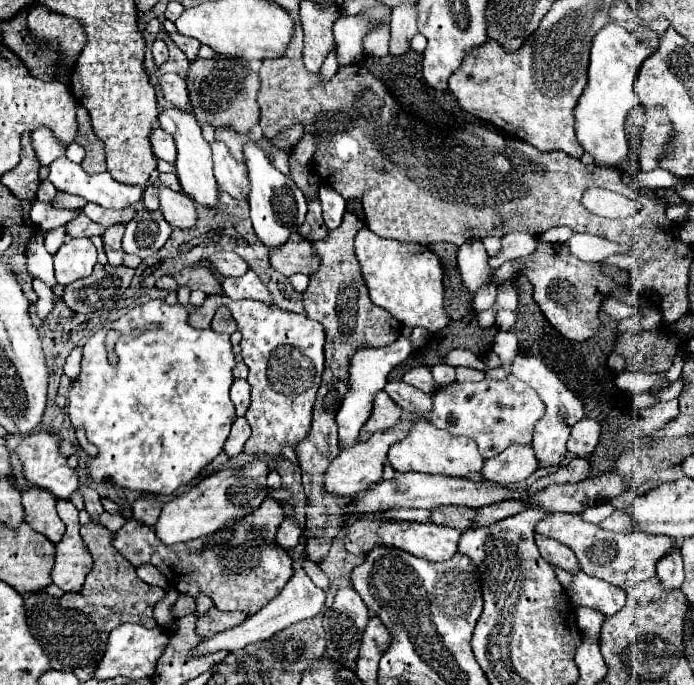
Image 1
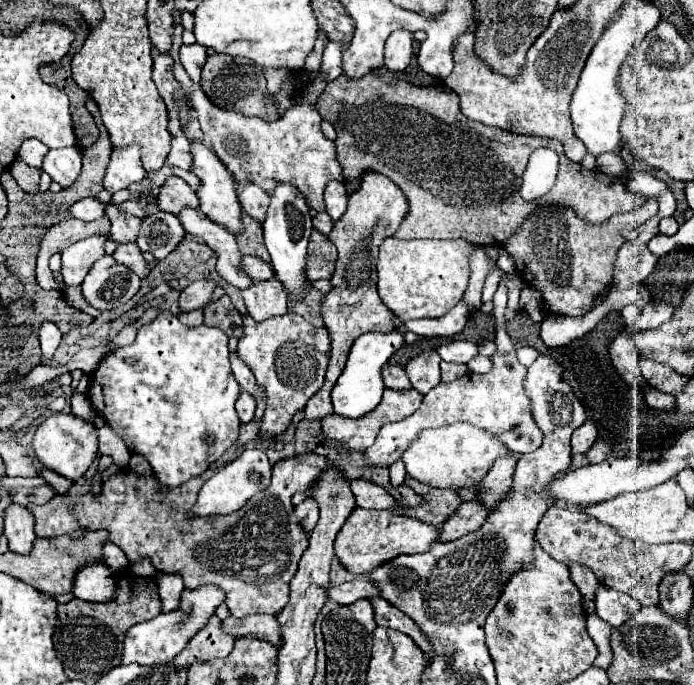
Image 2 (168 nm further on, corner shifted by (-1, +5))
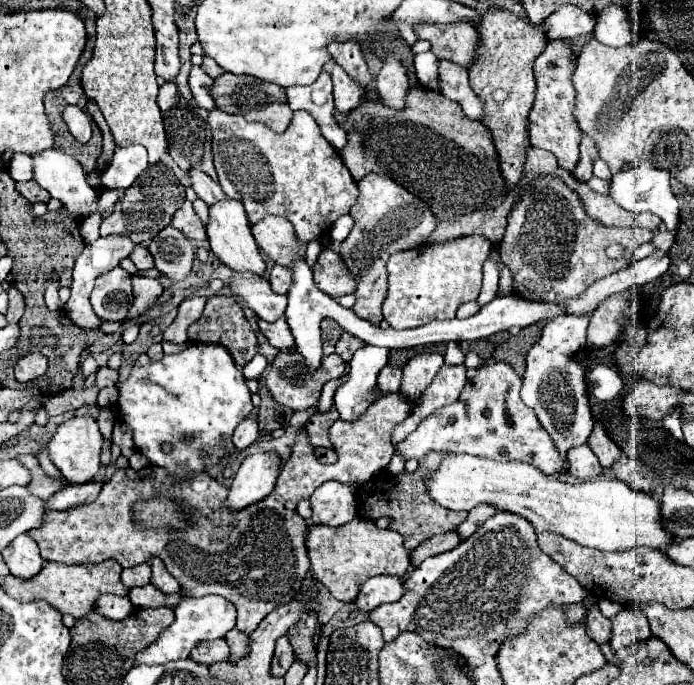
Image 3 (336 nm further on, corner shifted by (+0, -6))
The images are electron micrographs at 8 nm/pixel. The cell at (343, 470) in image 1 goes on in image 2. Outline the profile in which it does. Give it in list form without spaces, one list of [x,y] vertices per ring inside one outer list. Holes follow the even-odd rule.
[[[501,280],[499,290],[493,296],[495,304],[495,326],[497,326],[497,338],[495,338],[495,354],[491,356],[493,368],[487,374],[465,374],[463,378],[439,384],[429,394],[423,396],[421,408],[411,414],[409,418],[401,422],[385,424],[375,440],[375,444],[365,452],[367,466],[391,466],[397,462],[405,448],[415,440],[415,436],[425,428],[437,428],[453,422],[469,422],[473,426],[479,426],[483,430],[493,432],[511,452],[515,454],[527,454],[537,450],[543,444],[543,432],[537,428],[533,416],[531,416],[531,404],[523,390],[523,378],[527,374],[527,368],[517,360],[515,346],[511,338],[505,332],[505,318],[503,312],[507,308],[507,288],[505,280]]]

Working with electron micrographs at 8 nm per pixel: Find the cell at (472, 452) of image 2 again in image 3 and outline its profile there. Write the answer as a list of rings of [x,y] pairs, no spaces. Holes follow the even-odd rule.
[[[442,453],[440,465],[426,475],[424,483],[426,483],[430,499],[446,509],[470,511],[472,507],[476,507],[476,503],[492,503],[500,511],[512,511],[516,515],[526,517],[534,525],[536,533],[554,531],[580,545],[594,547],[600,551],[632,551],[640,545],[652,547],[652,549],[666,549],[668,545],[674,543],[674,537],[664,527],[660,501],[654,495],[636,491],[618,479],[570,485],[554,477],[544,477],[540,469],[524,461],[496,461],[496,459],[468,455],[468,453]]]

